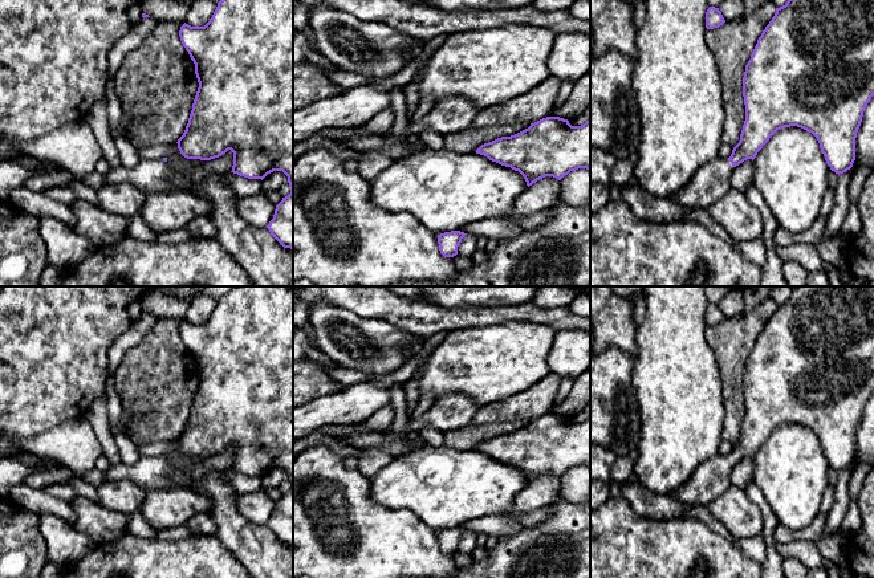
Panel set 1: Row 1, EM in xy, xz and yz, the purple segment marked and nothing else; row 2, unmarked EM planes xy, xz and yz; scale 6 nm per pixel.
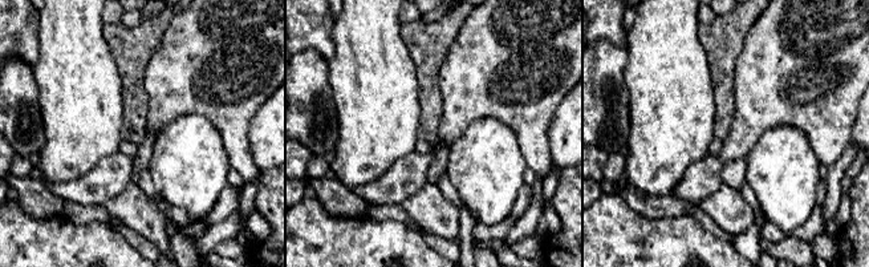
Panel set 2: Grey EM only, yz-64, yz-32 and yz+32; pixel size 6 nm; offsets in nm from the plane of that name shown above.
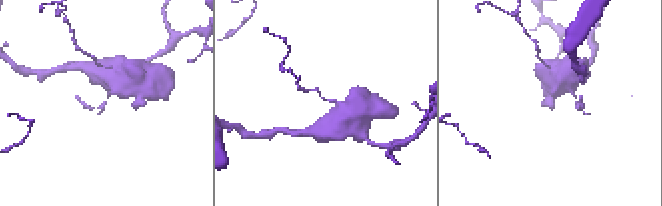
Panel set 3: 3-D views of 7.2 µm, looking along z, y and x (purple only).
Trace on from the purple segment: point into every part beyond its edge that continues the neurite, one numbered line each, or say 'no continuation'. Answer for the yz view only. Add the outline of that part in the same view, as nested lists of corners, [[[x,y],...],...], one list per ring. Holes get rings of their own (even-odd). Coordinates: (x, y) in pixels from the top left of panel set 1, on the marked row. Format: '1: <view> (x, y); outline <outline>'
1: yz (712, 180); outline [[[716,156],[703,164],[683,188],[667,199],[690,209],[707,209],[731,190],[733,168],[728,159]]]

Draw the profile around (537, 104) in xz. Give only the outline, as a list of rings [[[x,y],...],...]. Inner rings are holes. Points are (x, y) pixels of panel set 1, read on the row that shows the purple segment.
[[[548,76],[545,81],[524,95],[481,109],[471,126],[481,129],[499,125],[534,123],[550,115],[560,89],[561,82]]]

